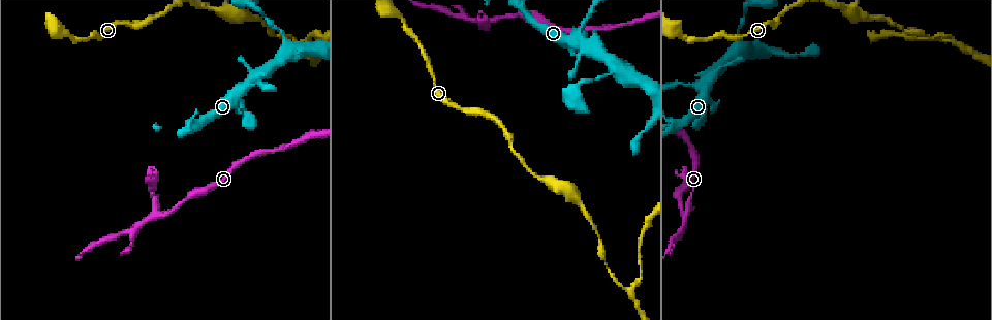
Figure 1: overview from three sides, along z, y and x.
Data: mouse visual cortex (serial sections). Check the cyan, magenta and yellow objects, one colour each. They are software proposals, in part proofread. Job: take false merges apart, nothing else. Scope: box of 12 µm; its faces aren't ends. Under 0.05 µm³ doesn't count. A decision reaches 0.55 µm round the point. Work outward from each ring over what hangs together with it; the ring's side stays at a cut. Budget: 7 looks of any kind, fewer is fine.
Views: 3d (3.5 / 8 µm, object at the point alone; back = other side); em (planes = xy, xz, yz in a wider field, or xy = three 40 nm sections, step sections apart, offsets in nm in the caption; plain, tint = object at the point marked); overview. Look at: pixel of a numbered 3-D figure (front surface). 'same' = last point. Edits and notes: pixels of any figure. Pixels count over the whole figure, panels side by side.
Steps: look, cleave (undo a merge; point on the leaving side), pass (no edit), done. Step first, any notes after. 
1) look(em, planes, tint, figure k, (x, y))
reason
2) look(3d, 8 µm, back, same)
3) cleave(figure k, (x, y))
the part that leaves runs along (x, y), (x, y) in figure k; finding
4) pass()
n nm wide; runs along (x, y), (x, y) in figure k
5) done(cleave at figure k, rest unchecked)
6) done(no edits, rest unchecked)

look(3d, 3.5 µm, figure 1, (525, 12))
three-way junction

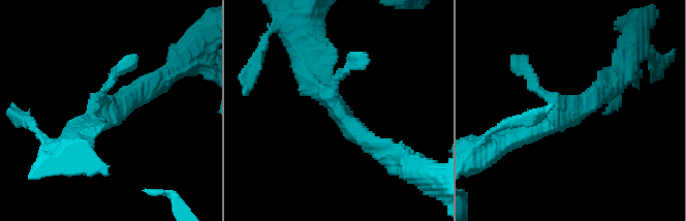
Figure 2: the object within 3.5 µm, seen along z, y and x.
look(em, xy, step 2, tint, figure 2, (571, 115))
3 arms; arms of 150, 300, 300 nm

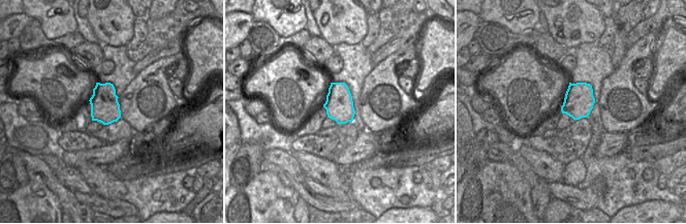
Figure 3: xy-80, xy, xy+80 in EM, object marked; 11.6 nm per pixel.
pass()
runs along (386, 156), (359, 132), (304, 74) in figure 2; all the same cell

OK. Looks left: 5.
look(3d, 3.5 µm, back, figure 1, (682, 215))
side arm on a straight run

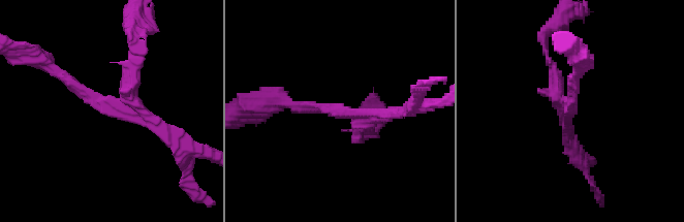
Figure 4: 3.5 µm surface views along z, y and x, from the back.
look(em, xy, step 5, tint, figure 4, (565, 110))
3 arms; arms of 150, 150, 200 nm

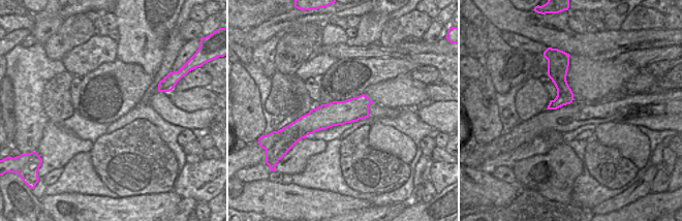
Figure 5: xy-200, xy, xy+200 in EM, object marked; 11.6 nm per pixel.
look(em, xy, step 2, tint, same)

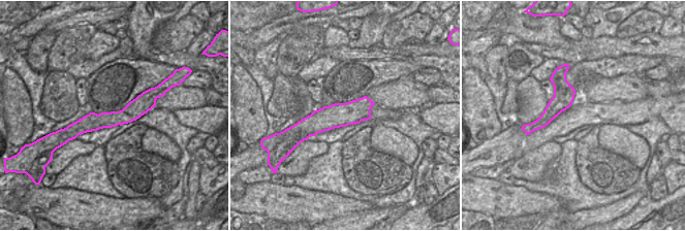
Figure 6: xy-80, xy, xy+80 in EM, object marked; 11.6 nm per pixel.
pass()
runs along (153, 96), (124, 117), (71, 128) in figure 6; all the same cell

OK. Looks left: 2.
look(3d, 8 µm, figure 1, (631, 288))
side arm on a straight run

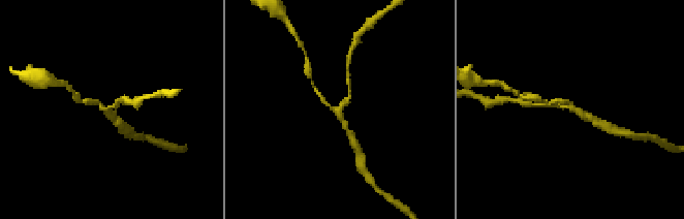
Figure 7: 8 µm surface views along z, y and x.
look(em, xy, step 1, tint, figure 7, (336, 109))

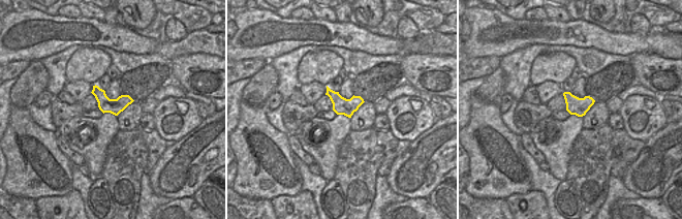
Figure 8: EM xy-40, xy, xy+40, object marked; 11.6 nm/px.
pass()
3 arms; arms of 150, 200, 200 nm; runs along (86, 101), (103, 108), (118, 104) in figure 7; all the same cell

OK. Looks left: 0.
done(no edits, rest unchecked)

